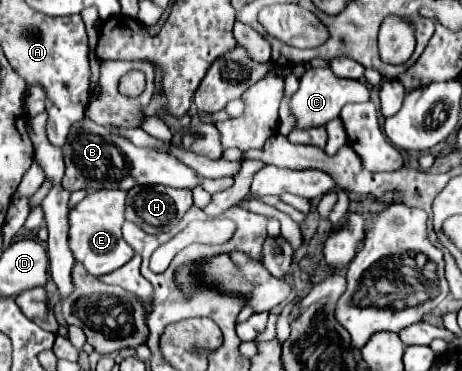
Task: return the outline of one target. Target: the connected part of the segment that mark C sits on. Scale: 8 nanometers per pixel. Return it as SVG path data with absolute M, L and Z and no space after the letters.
M328 67L324 69L306 69L306 73L300 79L300 89L294 93L290 101L290 109L298 121L298 129L310 129L326 125L328 121L336 119L344 105L348 103L364 103L370 99L370 91L362 81L356 79L342 79L332 75Z

